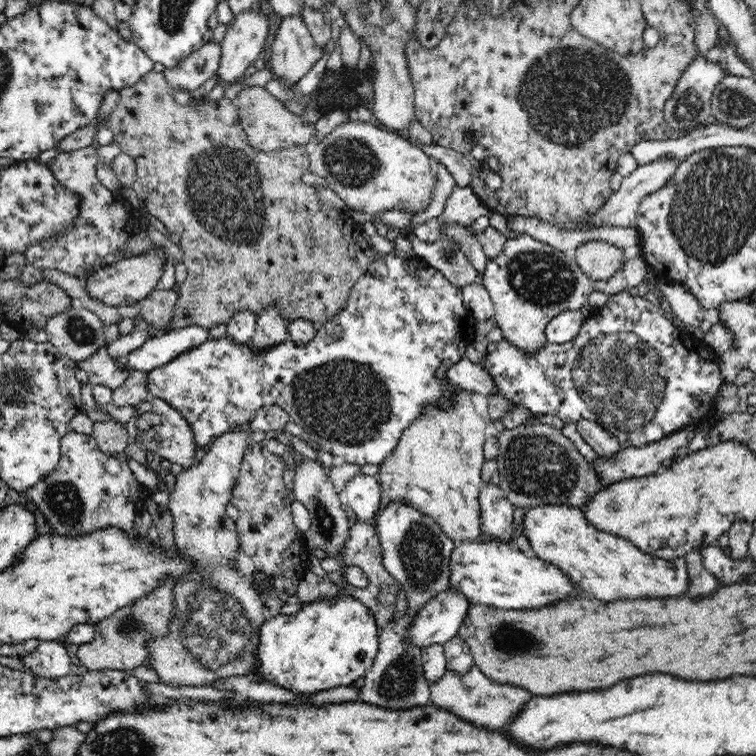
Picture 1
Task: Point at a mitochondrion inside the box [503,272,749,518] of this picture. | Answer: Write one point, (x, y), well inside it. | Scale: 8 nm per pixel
(623, 379)

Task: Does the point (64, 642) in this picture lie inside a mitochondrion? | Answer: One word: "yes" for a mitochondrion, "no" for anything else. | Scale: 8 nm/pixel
no

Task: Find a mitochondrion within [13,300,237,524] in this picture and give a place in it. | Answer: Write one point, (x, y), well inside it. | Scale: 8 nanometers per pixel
(77, 329)

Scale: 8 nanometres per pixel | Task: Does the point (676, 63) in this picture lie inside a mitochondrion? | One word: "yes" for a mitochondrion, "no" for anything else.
no

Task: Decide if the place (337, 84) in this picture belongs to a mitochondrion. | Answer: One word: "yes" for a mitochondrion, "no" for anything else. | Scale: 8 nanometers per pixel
no

